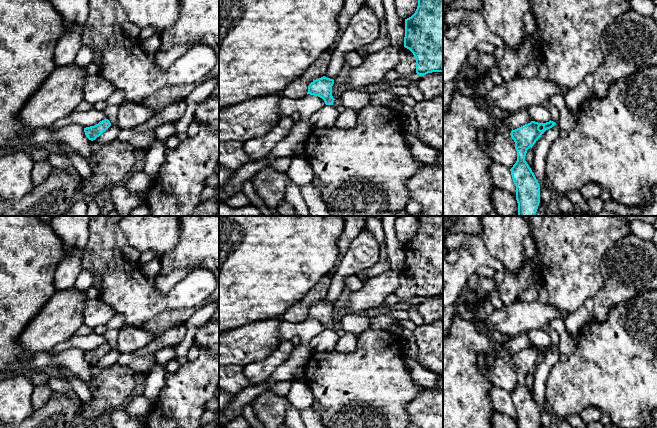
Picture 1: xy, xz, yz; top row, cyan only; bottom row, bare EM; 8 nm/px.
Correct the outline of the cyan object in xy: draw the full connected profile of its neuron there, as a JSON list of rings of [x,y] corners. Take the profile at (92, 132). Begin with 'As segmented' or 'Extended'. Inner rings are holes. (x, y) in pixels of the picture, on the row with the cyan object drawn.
As segmented. [[[104,119],[94,126],[84,128],[84,132],[86,137],[89,140],[93,141],[97,137],[99,137],[103,132],[105,132],[110,126],[110,121],[108,119]]]

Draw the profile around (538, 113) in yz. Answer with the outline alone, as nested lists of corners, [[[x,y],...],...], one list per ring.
[[[542,104],[530,106],[527,108],[527,111],[531,121],[546,123],[551,120],[551,114],[548,108],[544,107]]]

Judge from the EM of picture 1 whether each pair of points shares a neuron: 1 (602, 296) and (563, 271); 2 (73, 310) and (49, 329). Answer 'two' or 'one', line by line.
1: two
2: one

